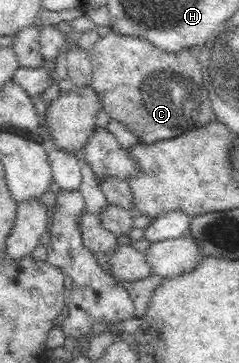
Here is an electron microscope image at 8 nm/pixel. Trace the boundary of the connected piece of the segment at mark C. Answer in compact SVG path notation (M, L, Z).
M109 30L90 50L93 70L89 85L101 95L101 106L109 117L127 125L127 128L139 137L139 142L148 144L173 139L214 119L209 93L202 79L200 62L193 56L193 52L195 51L164 52L143 38L119 35Z

